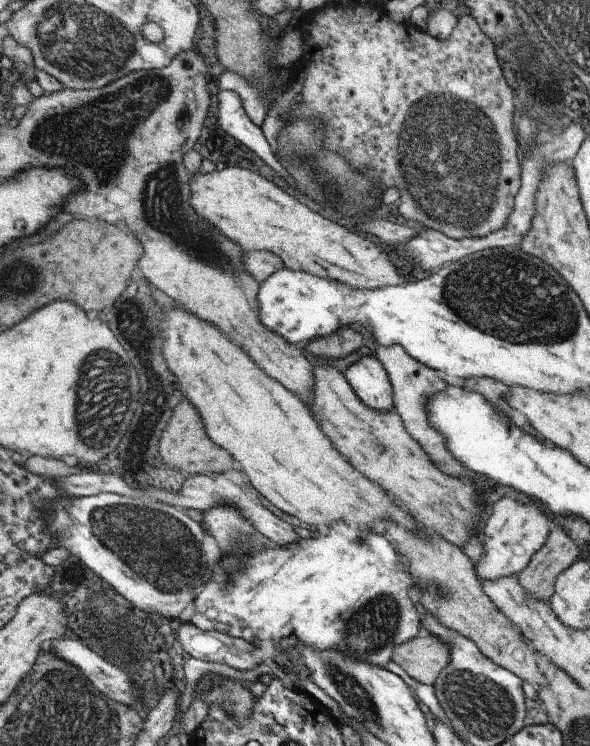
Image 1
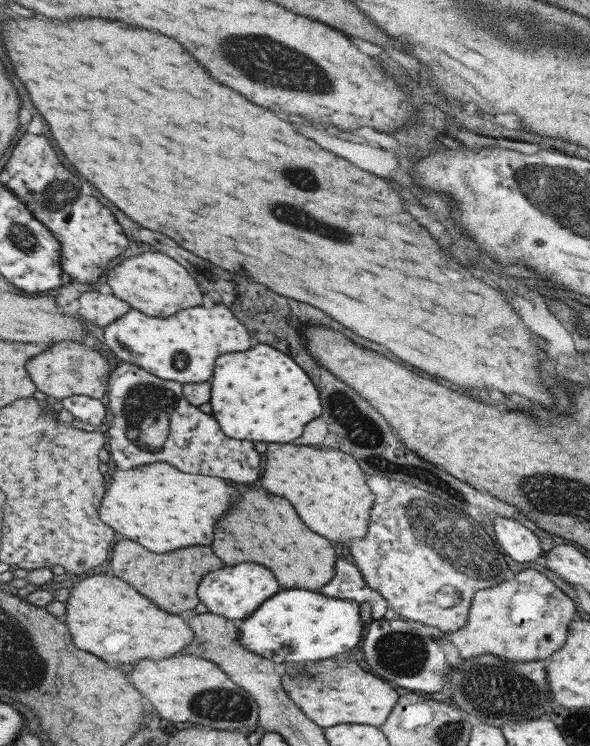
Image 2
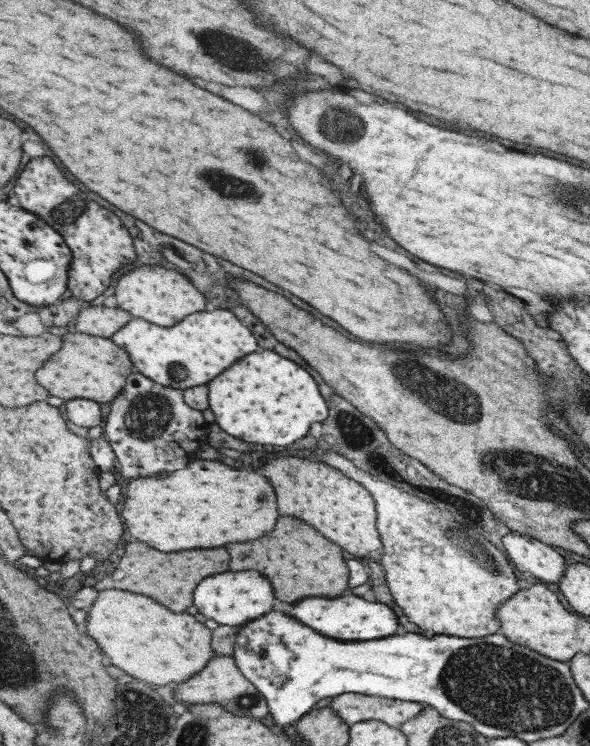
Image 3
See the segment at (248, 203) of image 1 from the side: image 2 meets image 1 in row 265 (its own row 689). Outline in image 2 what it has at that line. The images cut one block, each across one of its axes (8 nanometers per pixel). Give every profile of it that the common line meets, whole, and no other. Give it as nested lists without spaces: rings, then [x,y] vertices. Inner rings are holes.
[[[347,652],[325,659],[311,668],[300,665],[295,677],[287,673],[282,676],[282,685],[287,694],[297,702],[297,706],[319,726],[327,728],[342,724],[365,724],[380,727],[394,712],[401,695],[389,686],[389,682],[365,672],[353,652]]]

